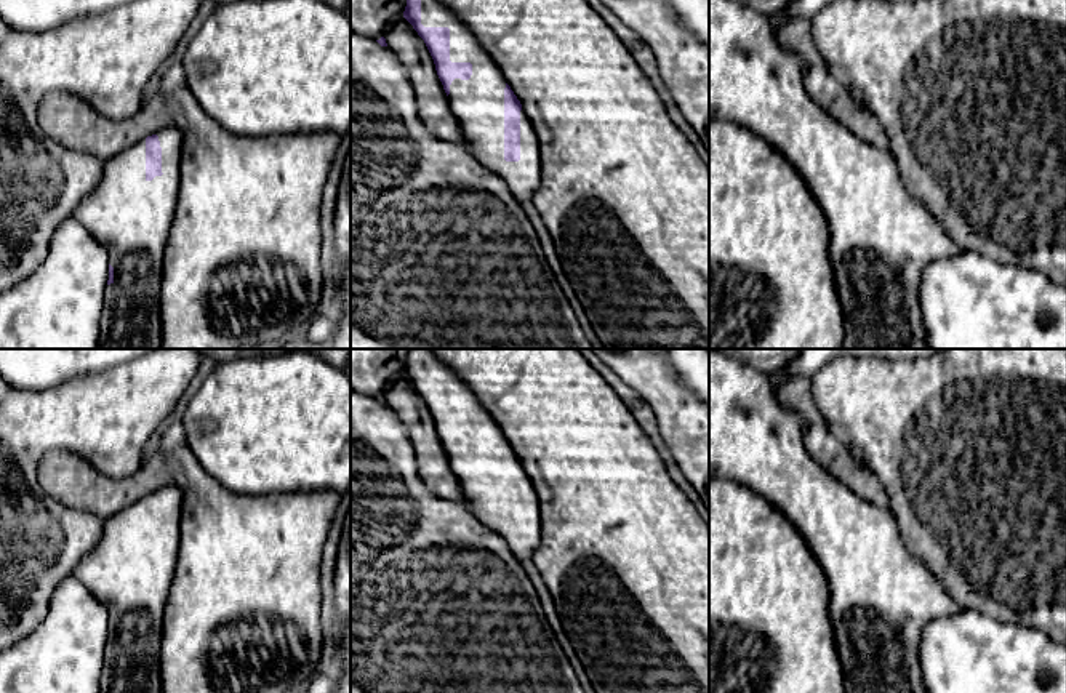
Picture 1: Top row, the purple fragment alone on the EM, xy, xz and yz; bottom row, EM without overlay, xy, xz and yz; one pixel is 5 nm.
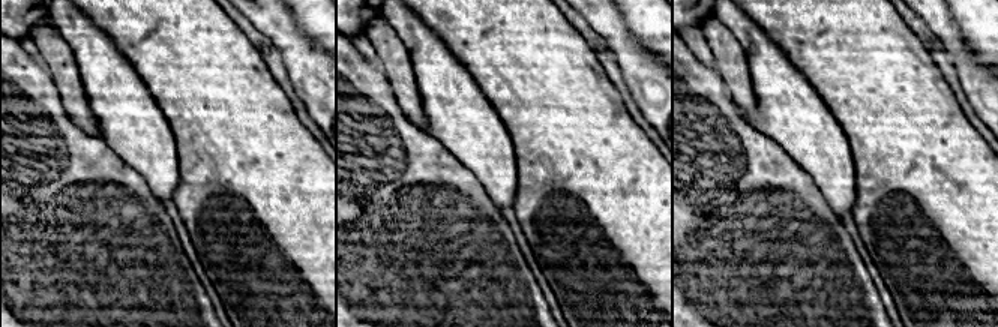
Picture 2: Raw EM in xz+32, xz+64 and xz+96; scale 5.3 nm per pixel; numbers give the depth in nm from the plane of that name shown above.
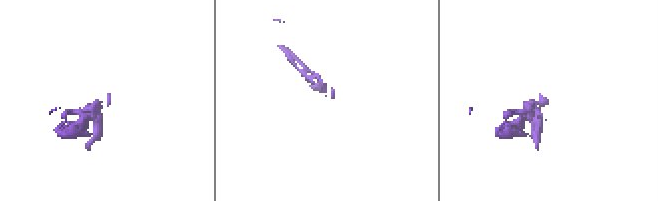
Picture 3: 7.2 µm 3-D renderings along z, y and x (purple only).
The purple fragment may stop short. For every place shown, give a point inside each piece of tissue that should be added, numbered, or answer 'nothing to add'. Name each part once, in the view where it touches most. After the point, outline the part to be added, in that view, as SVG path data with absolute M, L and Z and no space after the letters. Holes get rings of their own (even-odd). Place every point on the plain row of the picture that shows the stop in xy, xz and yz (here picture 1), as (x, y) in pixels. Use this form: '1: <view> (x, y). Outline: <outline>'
1: xz (477, 461). Outline: M421 349L421 383L450 387L450 419L471 421L469 439L455 437L448 463L463 488L469 511L498 533L512 555L531 560L541 541L538 495L525 469L520 469L520 519L504 519L504 447L506 437L469 386L450 367Z

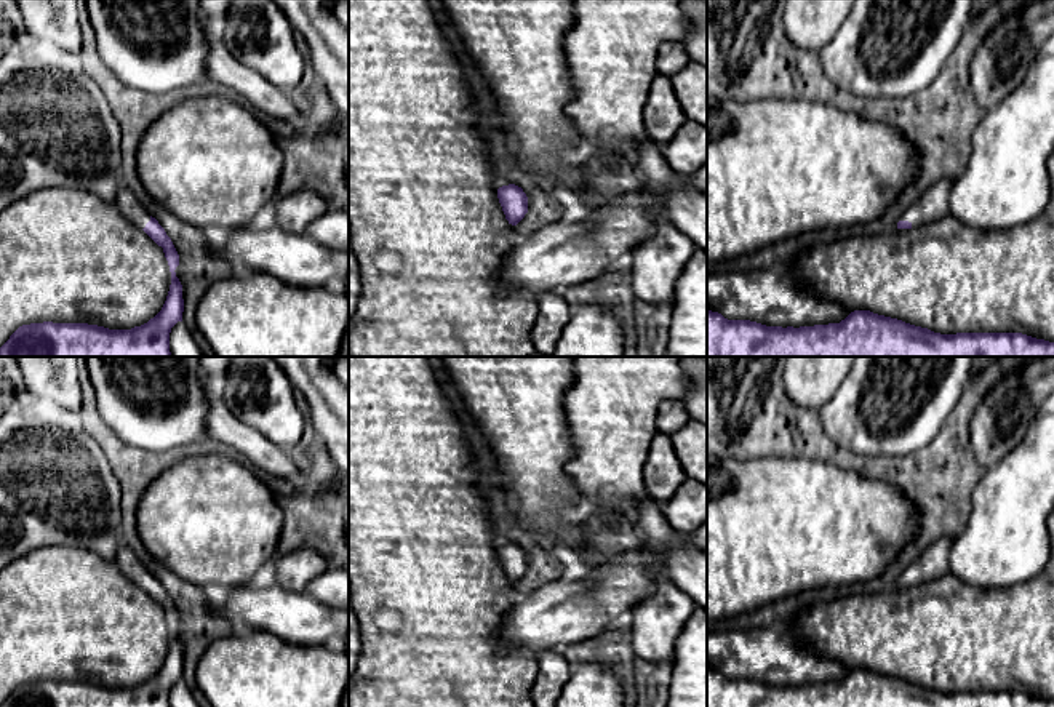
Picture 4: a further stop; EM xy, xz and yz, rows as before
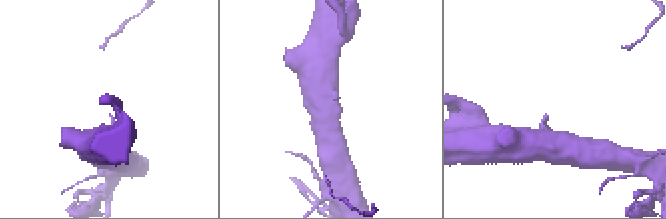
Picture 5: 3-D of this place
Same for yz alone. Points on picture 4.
1: yz (933, 563). Outline: M940 537L932 542L912 565L905 568L900 579L908 579L912 585L937 581L948 571L948 557L953 545L952 537Z

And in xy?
1: xy (128, 562). Outline: M120 542L115 561L120 571L138 587L144 587L150 579L150 571L139 560L139 557L123 542Z

